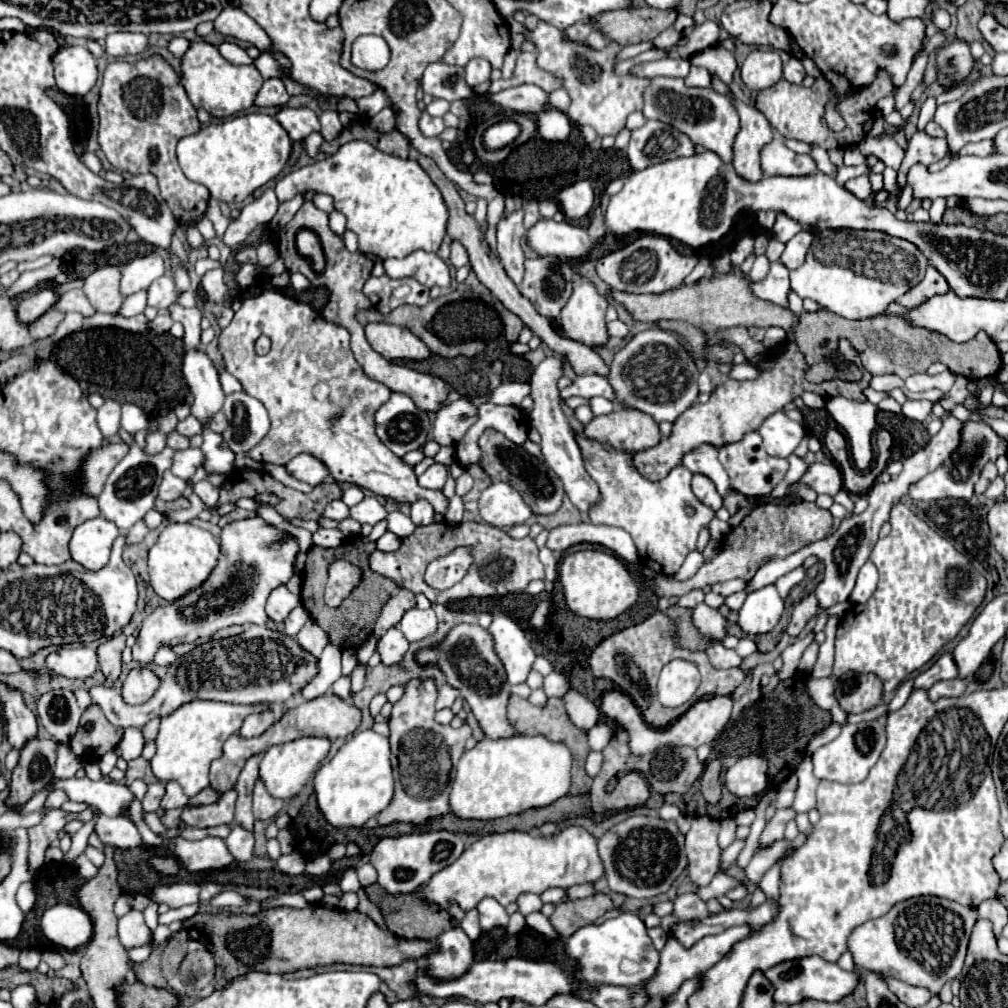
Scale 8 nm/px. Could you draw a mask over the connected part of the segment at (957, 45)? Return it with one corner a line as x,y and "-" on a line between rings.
952,40
944,48
936,52
938,60
938,80
944,86
954,86
962,82
974,64
974,58
970,56
970,46
964,40

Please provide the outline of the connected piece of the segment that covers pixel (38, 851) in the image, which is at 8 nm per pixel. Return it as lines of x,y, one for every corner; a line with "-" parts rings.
88,808
82,814
68,814
64,810
46,810
42,816
40,824
28,828
28,838
30,838
30,864
34,868
40,868
44,864
44,852
46,848
58,838
62,828
72,820
80,818
82,822
88,822
92,818
92,810

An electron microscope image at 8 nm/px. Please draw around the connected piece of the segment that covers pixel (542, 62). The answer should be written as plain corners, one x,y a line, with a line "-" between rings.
540,22
536,30
530,30
528,38
538,46
538,66
558,78
568,92
572,104
566,114
572,122
592,126
598,136
616,136
618,130
626,124
628,114
644,106
644,90
650,86
650,78
642,78
638,74
618,76
614,72
618,62
616,54
622,50
618,42
610,40
606,48
594,50
584,42
570,40
562,30
546,22

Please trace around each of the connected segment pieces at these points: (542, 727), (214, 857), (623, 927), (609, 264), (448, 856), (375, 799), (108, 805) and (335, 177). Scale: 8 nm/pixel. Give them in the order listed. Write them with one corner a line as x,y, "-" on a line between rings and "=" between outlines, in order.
510,696
510,702
508,702
508,720
510,724
514,726
514,730
522,736
544,736
548,738
550,742
562,742
570,748
572,752
572,758
574,758
574,766
572,766
572,788
570,788
570,794
578,796
578,794
588,794
590,788
592,788
592,778
586,776
584,772
584,760
590,752
588,748
588,740
586,740
586,732
580,732
580,728
576,728
574,724
568,724
568,716
564,712
564,704
560,698
548,698
546,706
534,706
530,704
526,698
520,698
520,696
=
214,836
196,840
196,842
174,838
170,844
170,852
174,852
178,862
188,872
222,870
234,862
234,856
228,852
224,840
=
622,912
600,926
590,924
580,928
566,940
566,952
570,958
578,960
580,976
590,984
634,986
652,978
660,962
660,954
654,948
642,918
634,912
=
642,234
640,238
632,240
624,248
602,256
596,260
596,272
598,276
612,288
620,292
632,292
632,294
648,294
648,292
666,292
684,282
684,278
692,272
696,266
696,256
682,256
678,254
668,238
656,236
656,234
=
440,830
440,832
384,838
374,846
370,862
378,872
378,884
382,888
386,888
390,894
412,894
424,882
428,882
432,874
454,864
462,852
464,852
464,842
460,840
460,836
448,830
=
374,730
356,732
332,760
320,766
314,778
314,794
318,808
334,828
360,828
372,816
378,816
394,796
394,776
390,766
388,738
=
76,776
56,778
50,782
50,790
64,790
68,800
86,802
106,816
126,814
130,804
136,800
134,794
128,790
128,786
112,780
92,782
88,778
76,778
=
354,140
328,160
290,172
278,182
280,200
298,192
322,192
334,198
334,208
348,218
348,230
360,240
360,252
386,258
404,258
414,250
436,252
446,236
448,208
440,190
414,160
402,160
376,150
364,140

